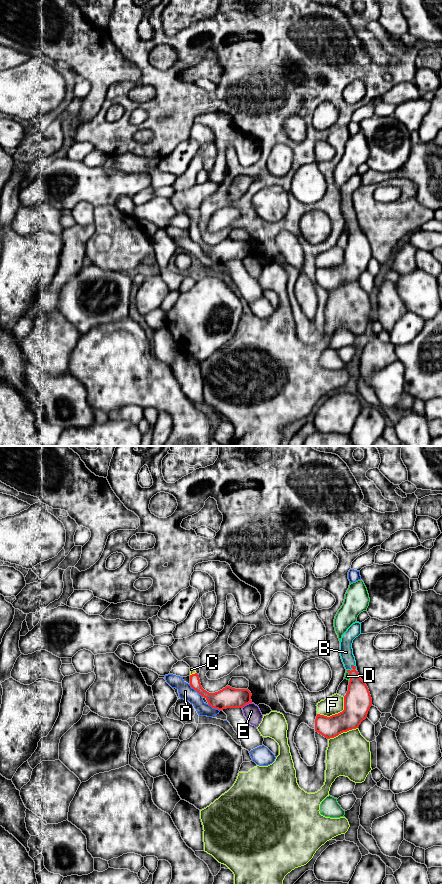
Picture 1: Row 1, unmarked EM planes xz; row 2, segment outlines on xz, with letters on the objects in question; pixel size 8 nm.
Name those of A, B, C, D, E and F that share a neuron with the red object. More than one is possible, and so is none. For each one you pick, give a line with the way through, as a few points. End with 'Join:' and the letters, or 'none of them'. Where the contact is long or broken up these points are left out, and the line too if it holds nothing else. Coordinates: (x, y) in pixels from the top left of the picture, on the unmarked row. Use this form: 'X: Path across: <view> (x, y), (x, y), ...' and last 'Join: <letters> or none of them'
B: Path across: xz (357, 252), (357, 238), (351, 222), (346, 204)
C: Path across: xz (212, 250), (195, 236), (192, 226), (192, 223)
Join: B, C

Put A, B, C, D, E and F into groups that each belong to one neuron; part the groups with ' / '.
A / B C / D / E / F

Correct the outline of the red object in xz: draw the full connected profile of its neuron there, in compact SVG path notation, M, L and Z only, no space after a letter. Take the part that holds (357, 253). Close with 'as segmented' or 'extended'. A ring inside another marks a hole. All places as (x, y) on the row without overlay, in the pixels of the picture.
M353 175L342 187L340 208L349 225L348 243L344 248L344 262L330 269L317 266L315 283L327 291L359 279L367 270L372 250L365 234L360 230L353 207L353 192L361 186L361 175Z; extended

